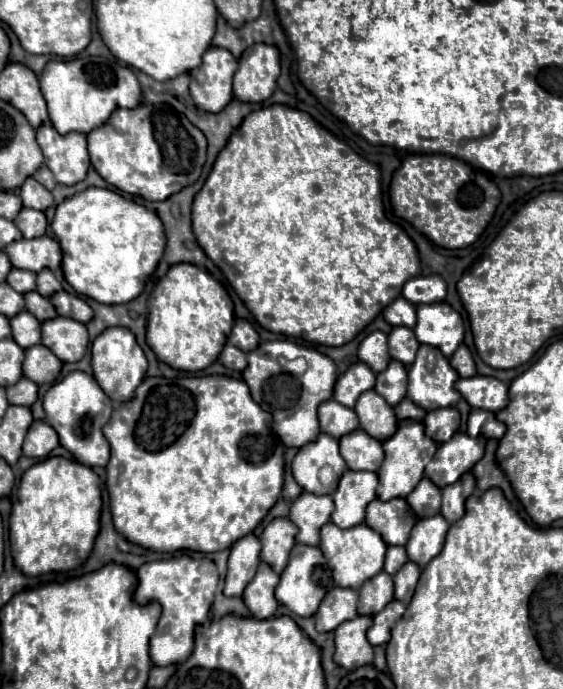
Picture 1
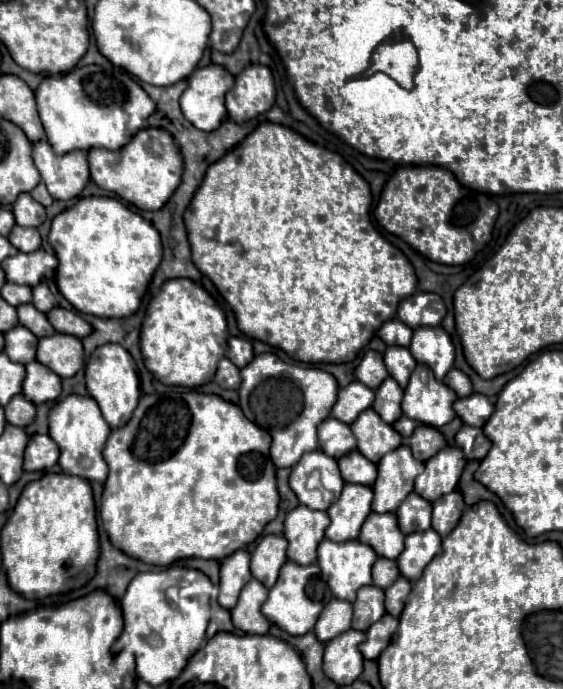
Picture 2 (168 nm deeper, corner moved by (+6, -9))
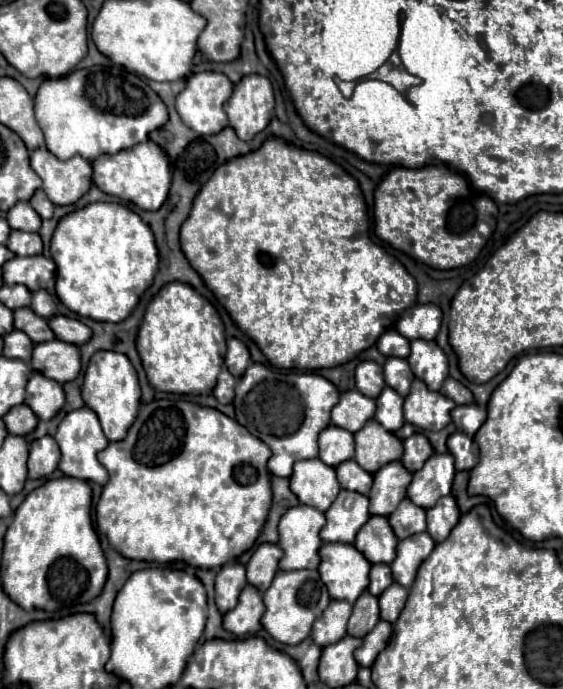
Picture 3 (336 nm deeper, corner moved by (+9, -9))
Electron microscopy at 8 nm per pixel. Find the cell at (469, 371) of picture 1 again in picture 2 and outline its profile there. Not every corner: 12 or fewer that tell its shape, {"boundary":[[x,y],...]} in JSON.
{"boundary":[[453,368],[443,382],[459,394],[473,394],[471,380]]}

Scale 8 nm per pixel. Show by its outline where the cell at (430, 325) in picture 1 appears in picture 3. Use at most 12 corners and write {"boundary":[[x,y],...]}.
{"boundary":[[412,340],[408,364],[430,390],[448,376],[448,358],[436,340]]}

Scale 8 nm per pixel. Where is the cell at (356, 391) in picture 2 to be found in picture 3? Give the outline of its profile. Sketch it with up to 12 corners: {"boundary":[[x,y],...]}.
{"boundary":[[346,390],[332,408],[332,424],[356,432],[376,402]]}

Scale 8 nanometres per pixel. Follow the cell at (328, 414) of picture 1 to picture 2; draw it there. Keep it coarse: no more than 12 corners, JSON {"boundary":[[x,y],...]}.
{"boundary":[[327,418],[319,426],[319,446],[337,460],[355,450],[349,426]]}

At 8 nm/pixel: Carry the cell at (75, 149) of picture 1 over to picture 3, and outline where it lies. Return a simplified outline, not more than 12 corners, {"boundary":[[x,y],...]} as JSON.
{"boundary":[[46,146],[30,166],[52,204],[74,204],[92,184],[82,156],[58,160]]}

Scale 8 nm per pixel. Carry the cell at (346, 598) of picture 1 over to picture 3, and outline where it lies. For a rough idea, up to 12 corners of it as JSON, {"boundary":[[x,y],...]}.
{"boundary":[[332,600],[314,622],[312,640],[324,646],[344,638],[352,604]]}

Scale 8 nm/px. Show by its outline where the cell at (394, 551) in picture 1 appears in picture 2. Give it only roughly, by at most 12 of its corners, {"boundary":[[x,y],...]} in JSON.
{"boundary":[[379,558],[373,584],[385,590],[399,578],[397,562]]}

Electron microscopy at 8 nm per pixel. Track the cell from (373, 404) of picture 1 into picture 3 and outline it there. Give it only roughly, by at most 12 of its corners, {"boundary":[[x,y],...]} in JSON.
{"boundary":[[368,422],[356,440],[354,460],[370,474],[400,460],[402,440]]}

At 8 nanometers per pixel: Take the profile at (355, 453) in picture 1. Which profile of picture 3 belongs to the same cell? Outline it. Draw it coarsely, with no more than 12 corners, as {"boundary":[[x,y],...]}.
{"boundary":[[354,460],[336,466],[342,488],[368,496],[372,474]]}

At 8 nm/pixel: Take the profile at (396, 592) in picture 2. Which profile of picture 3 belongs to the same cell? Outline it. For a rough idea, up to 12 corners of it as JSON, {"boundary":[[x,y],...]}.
{"boundary":[[398,582],[380,594],[380,618],[394,624],[408,590]]}

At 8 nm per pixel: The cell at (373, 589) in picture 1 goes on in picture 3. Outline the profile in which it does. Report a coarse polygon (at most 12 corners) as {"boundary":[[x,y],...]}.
{"boundary":[[378,598],[354,602],[348,634],[364,638],[380,620]]}

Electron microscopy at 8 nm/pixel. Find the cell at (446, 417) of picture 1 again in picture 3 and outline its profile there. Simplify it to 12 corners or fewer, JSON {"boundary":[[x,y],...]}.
{"boundary":[[424,434],[404,440],[402,464],[416,472],[434,454]]}

